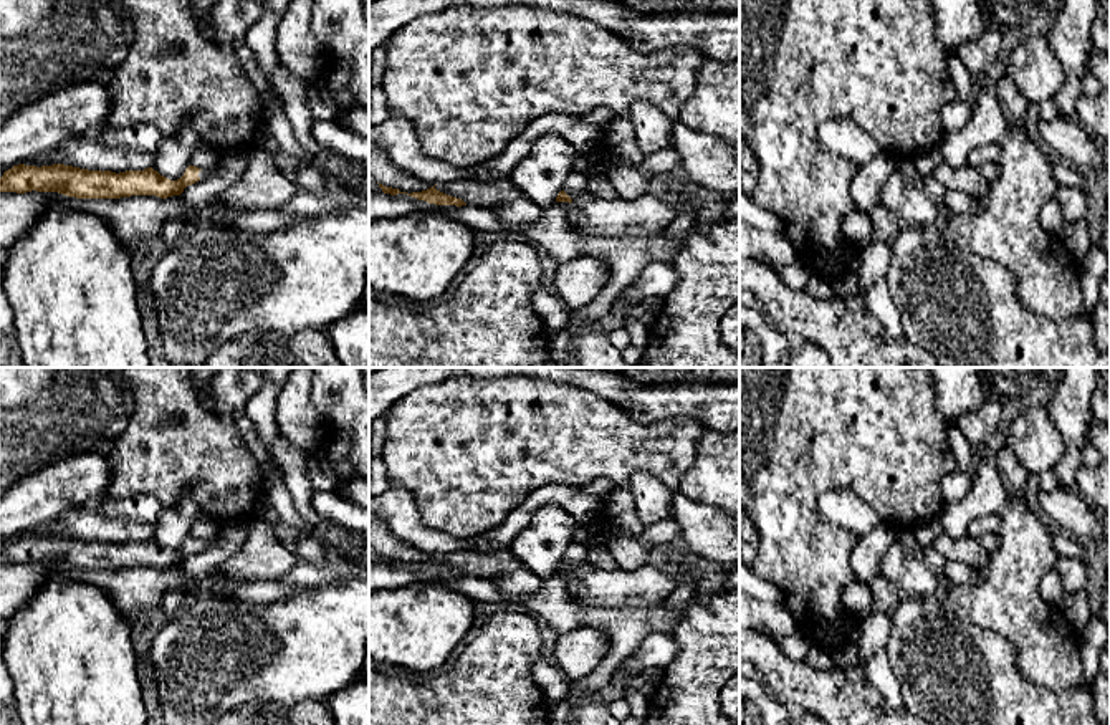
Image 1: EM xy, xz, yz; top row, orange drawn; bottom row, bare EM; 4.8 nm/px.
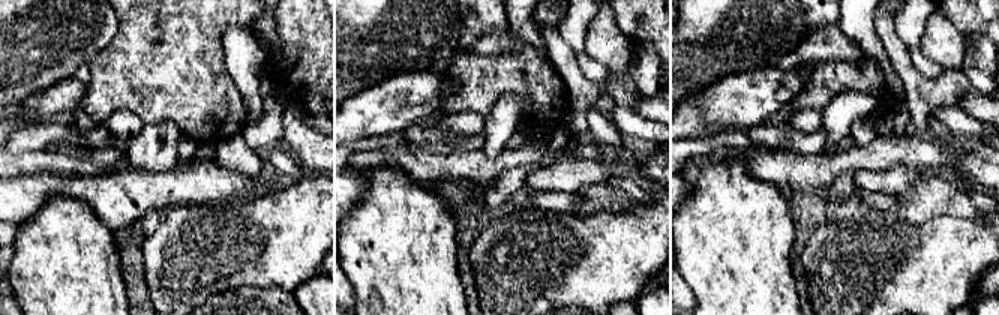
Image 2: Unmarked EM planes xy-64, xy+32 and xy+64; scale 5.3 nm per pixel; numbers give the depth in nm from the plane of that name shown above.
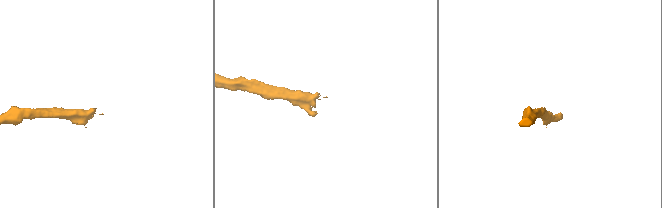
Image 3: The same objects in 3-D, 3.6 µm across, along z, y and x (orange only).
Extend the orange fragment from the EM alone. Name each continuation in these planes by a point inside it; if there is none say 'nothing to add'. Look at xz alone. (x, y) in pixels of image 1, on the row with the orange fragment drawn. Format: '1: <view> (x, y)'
1: xz (650, 214)

